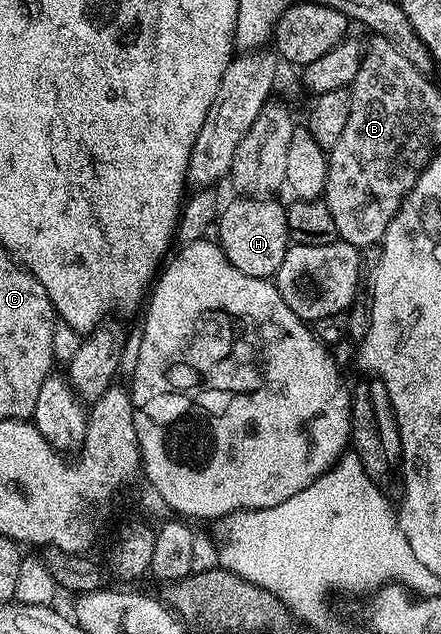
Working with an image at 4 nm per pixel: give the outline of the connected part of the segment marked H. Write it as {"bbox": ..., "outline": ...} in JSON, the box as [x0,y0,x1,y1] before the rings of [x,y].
{"bbox":[216,198,292,278],"outline":[[[234,198],[230,205],[221,209],[216,221],[216,243],[222,253],[244,274],[252,274],[256,278],[277,277],[280,262],[284,262],[284,254],[292,243],[292,233],[286,221],[285,207],[270,198],[259,202],[254,198]]]}

